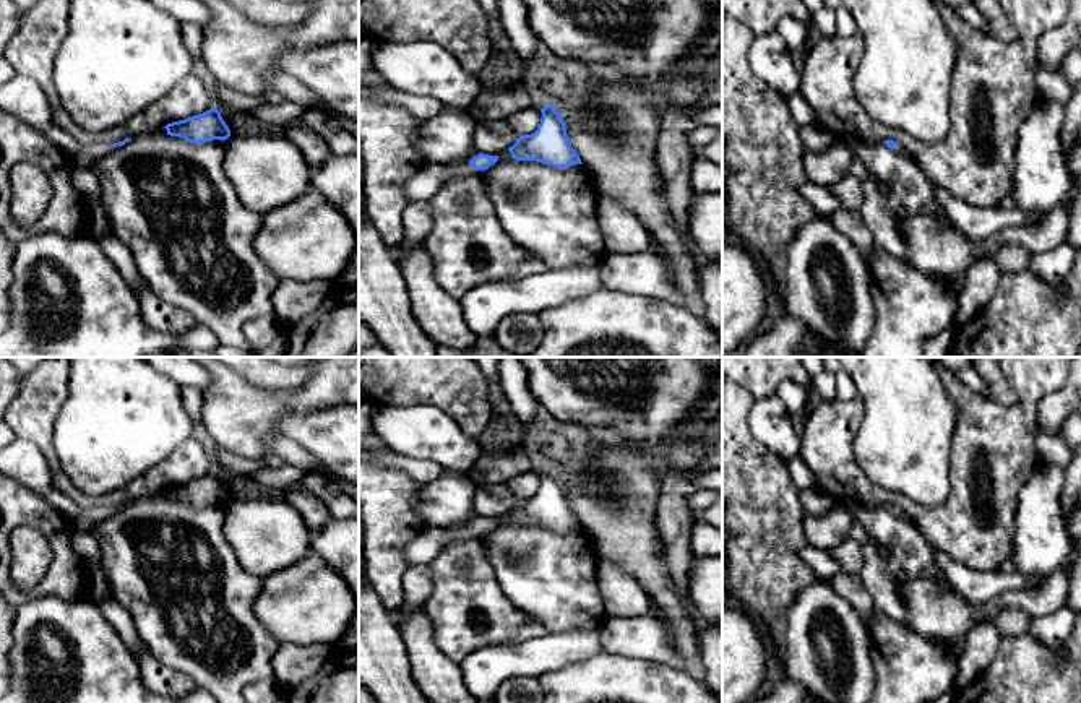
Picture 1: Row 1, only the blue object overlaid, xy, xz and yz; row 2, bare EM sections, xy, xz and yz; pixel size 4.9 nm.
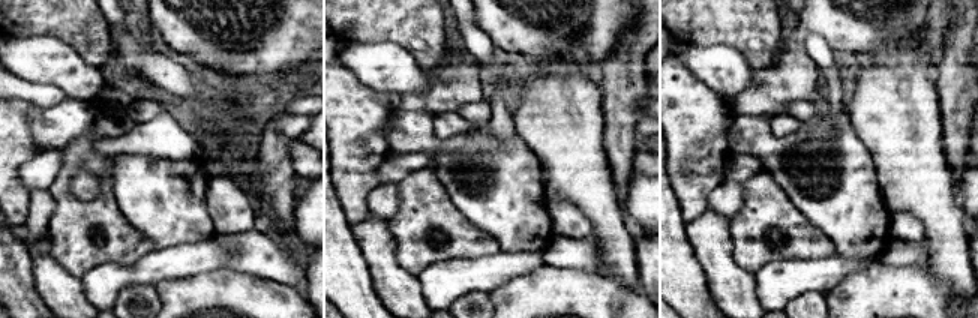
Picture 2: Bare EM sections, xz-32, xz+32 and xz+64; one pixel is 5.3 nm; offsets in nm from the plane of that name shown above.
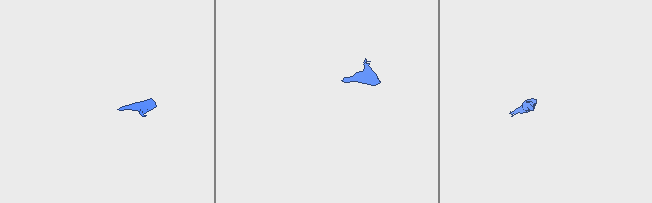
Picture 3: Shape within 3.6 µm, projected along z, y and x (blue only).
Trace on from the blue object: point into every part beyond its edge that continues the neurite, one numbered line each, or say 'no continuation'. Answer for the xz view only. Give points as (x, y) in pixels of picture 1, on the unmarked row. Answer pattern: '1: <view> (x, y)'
1: xz (422, 549)

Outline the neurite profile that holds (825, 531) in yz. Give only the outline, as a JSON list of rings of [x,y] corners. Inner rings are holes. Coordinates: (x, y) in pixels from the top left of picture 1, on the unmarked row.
[[[834,502],[825,515],[805,513],[802,521],[807,544],[818,550],[829,550],[847,541],[854,523],[844,502]]]

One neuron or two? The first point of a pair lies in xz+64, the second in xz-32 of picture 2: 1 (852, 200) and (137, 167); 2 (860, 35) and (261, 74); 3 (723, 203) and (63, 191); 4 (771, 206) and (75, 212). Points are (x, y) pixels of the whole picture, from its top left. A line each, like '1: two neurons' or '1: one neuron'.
1: one neuron
2: one neuron
3: two neurons
4: one neuron

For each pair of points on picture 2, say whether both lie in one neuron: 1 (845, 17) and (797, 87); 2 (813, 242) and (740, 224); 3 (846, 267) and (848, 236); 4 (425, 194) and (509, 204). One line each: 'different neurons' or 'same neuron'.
1: same neuron
2: same neuron
3: different neurons
4: different neurons

